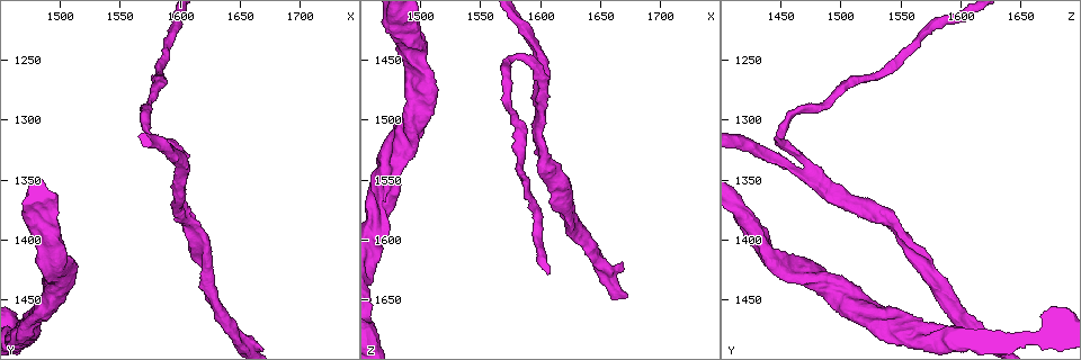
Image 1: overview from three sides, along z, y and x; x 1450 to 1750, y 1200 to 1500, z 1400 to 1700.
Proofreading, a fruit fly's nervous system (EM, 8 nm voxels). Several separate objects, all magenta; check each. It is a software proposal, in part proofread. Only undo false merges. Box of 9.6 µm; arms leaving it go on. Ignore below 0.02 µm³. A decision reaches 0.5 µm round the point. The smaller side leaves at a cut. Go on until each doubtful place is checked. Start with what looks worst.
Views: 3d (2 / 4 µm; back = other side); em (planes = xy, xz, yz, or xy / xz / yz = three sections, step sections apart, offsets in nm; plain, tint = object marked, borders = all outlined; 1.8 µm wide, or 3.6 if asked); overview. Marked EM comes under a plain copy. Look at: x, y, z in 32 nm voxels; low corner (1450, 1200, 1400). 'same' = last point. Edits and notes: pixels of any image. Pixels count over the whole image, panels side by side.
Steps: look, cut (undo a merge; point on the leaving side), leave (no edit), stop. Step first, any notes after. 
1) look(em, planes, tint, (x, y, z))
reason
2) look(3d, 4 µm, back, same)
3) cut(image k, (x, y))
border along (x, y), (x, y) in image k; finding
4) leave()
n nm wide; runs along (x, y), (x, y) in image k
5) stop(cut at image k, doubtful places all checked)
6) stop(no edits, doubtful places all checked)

look(em, 3.6 µm, planes, borders, (1602, 1344, 1476))
two arms in line, one across

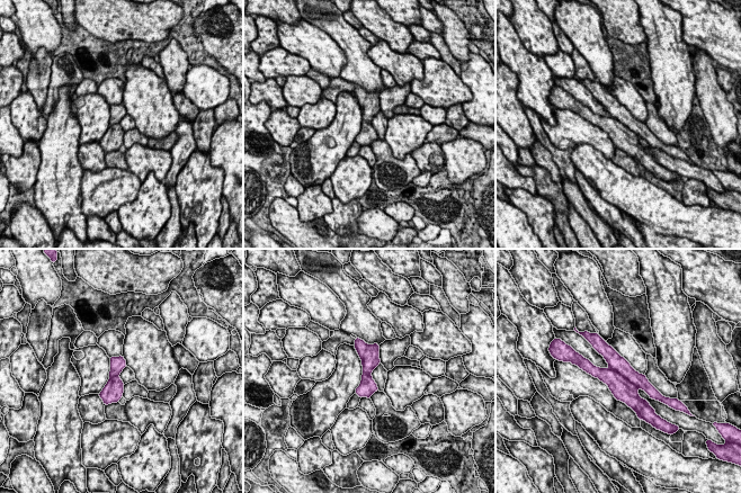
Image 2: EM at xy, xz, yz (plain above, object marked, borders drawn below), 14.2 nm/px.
leave()
240 nm wide; one neuron here

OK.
look(em, xy, step 8, tint, (1612, 1410, 1572))

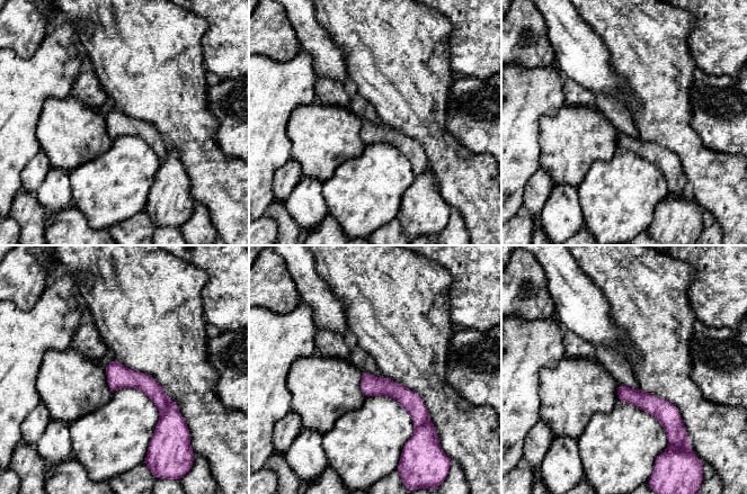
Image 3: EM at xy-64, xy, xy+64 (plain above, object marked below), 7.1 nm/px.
look(em, planes, tint, same)

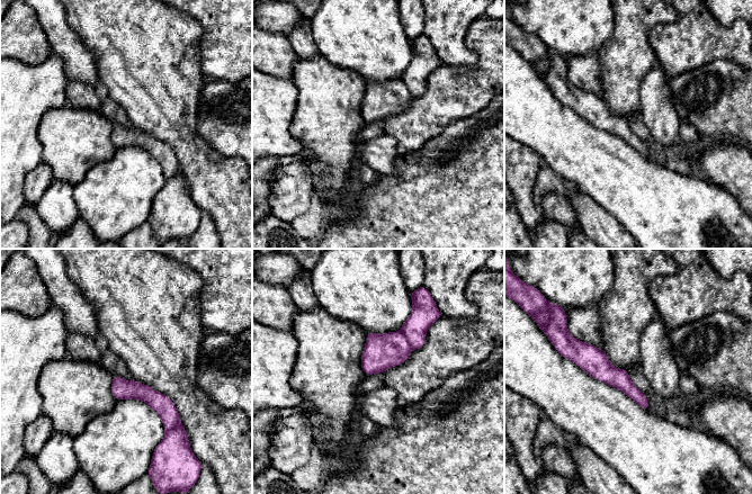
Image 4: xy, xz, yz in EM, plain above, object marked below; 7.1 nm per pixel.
leave()
140 nm wide; runs along (573, 340), (645, 405) in image 4; one neuron here

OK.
look(em, planes, tint, (1610, 1388, 1548))
two arms in line, one across

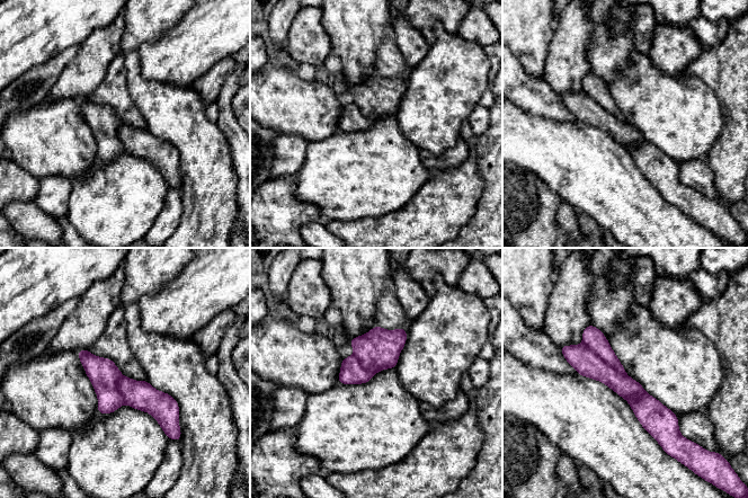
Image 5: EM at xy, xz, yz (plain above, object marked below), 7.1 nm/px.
leave()
runs along (567, 348), (595, 358), (671, 426) in image 5; all the same neuron

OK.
look(em, planes, tint, (1482, 1392, 1424))

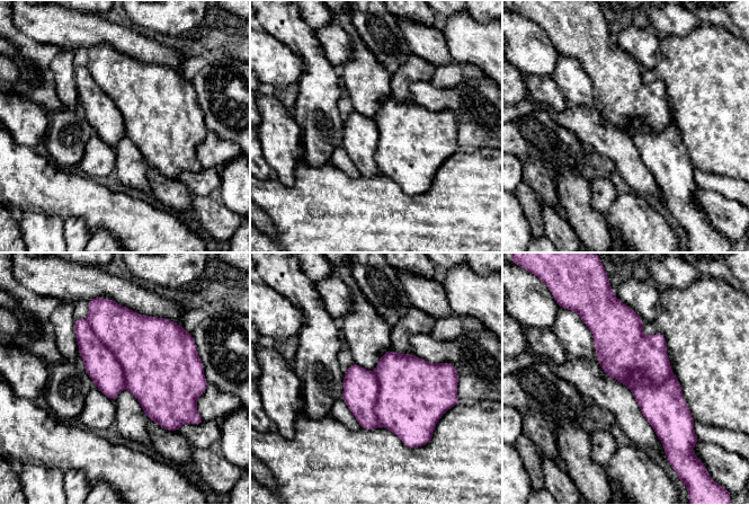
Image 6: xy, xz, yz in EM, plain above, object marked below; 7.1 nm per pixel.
leave()
all the same neuron

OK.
stop(no edits, doubtful places all checked)

